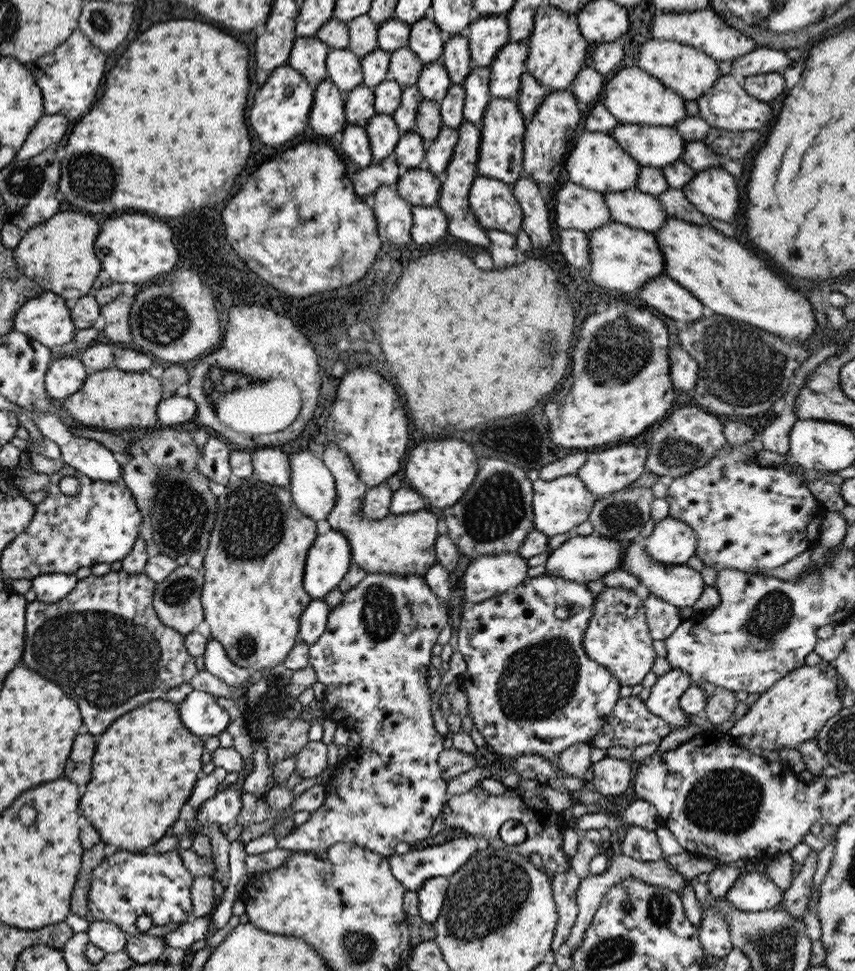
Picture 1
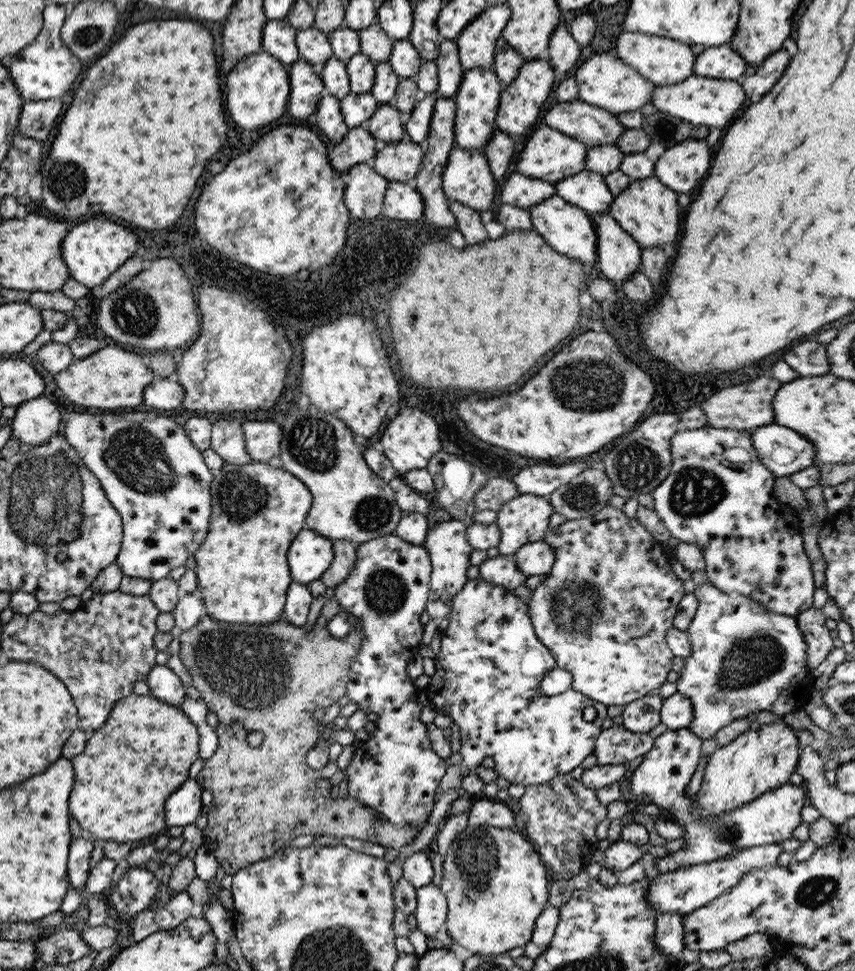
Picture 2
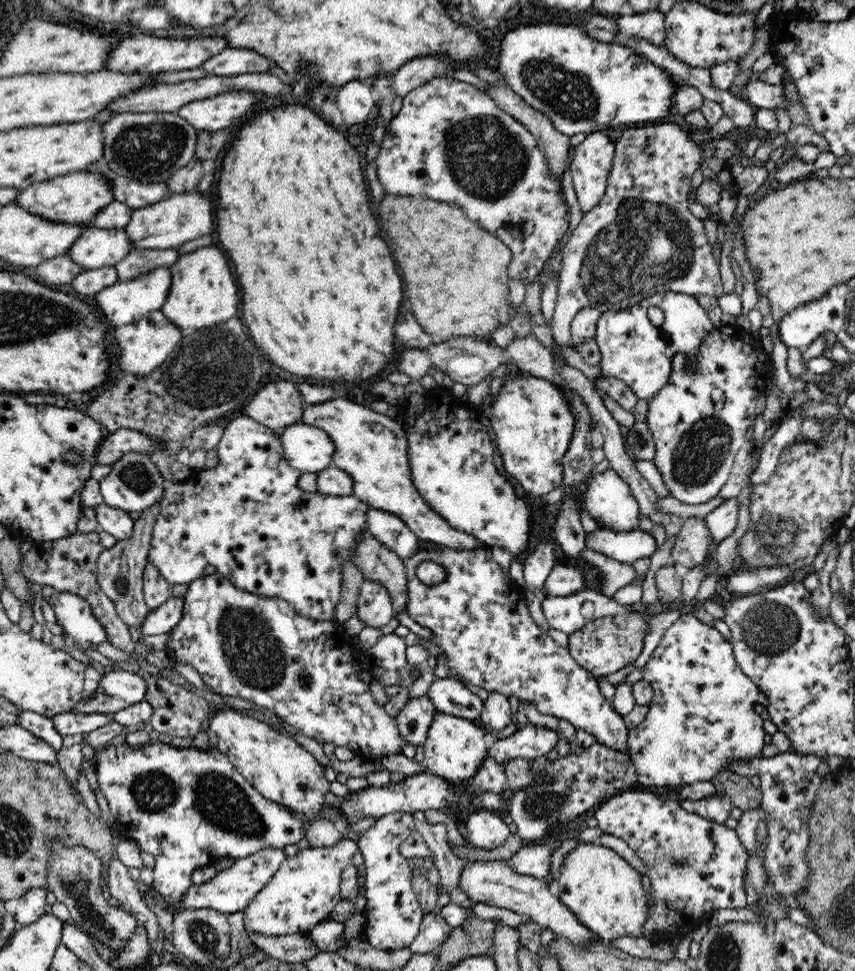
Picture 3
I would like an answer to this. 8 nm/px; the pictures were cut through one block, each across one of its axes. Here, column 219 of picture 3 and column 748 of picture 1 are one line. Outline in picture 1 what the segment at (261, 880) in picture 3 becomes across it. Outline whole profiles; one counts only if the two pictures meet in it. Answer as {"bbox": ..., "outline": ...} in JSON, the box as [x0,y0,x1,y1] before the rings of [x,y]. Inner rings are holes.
{"bbox":[726,872,783,912],"outline":[[[743,872],[728,890],[726,899],[734,907],[746,912],[760,912],[782,902],[783,891],[766,873]]]}

